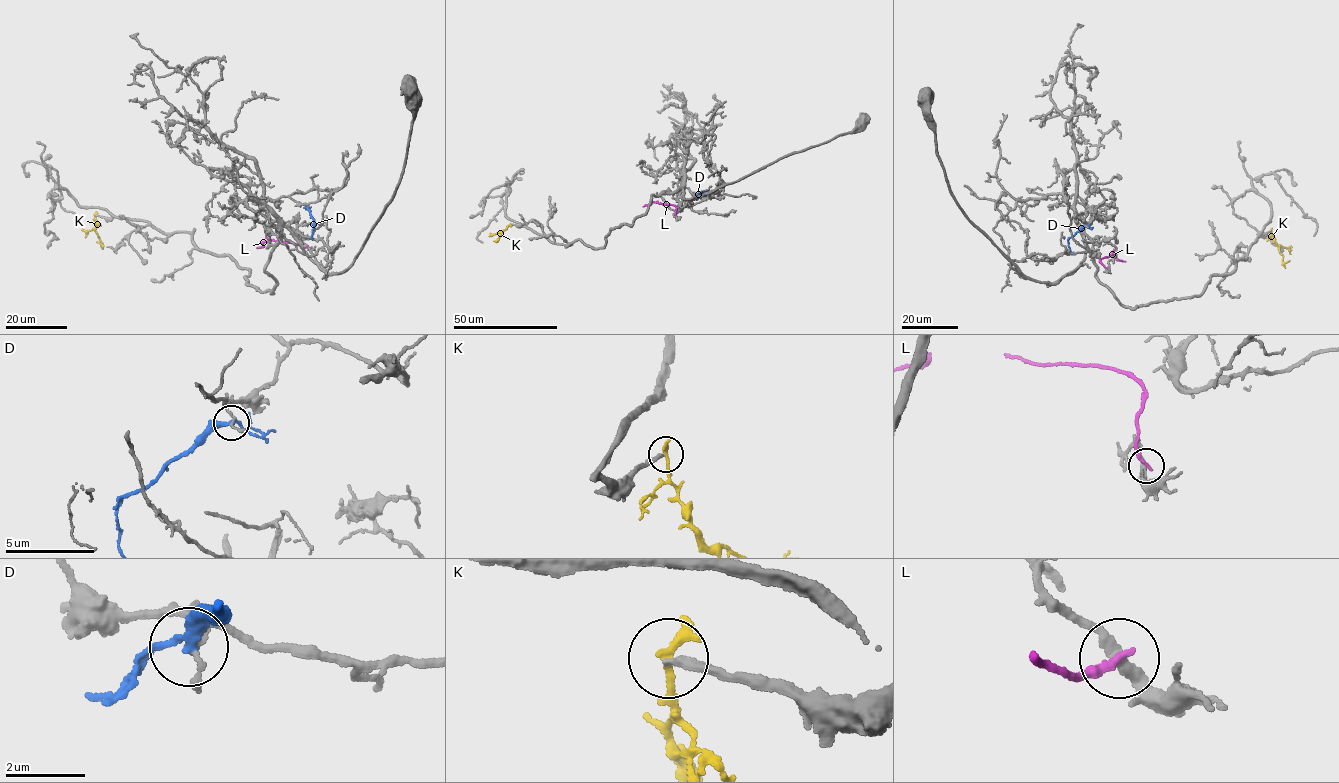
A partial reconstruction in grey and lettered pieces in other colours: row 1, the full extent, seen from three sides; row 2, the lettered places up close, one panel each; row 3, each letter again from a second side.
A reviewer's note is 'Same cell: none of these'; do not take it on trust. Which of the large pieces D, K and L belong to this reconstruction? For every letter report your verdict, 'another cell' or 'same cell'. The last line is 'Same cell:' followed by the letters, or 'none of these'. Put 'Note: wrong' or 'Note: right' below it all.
D: another cell
K: another cell
L: another cell
Same cell: none of these
Note: right

